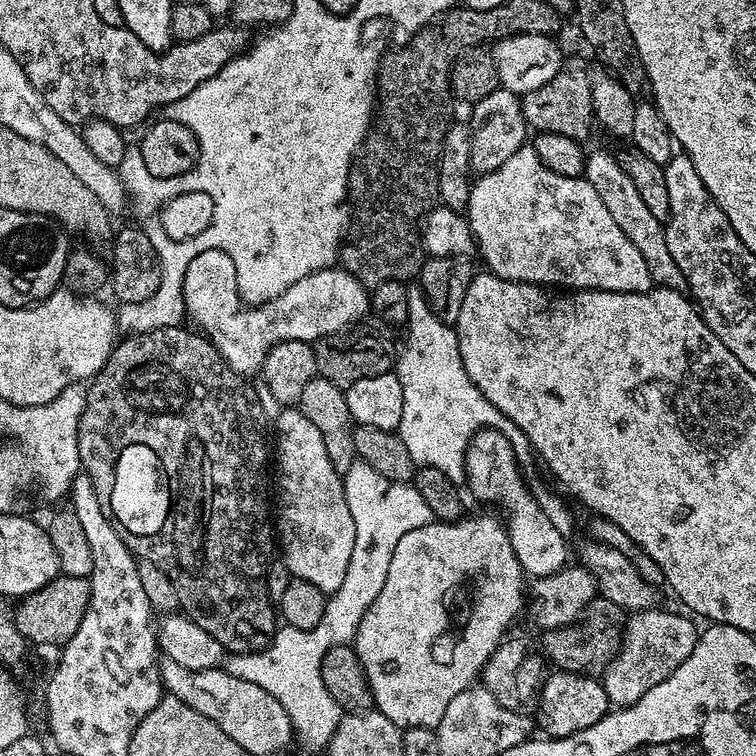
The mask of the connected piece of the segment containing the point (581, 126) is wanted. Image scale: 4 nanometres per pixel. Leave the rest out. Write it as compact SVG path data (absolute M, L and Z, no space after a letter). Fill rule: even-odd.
M572 56L561 63L558 74L546 82L546 86L538 86L538 90L523 93L520 109L524 120L533 133L549 132L562 134L571 140L587 141L591 126L594 126L591 69L580 56Z

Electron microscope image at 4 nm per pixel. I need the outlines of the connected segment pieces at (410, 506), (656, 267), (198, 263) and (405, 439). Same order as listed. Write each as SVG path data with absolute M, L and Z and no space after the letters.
M357 462L350 466L350 470L343 473L344 495L342 497L343 507L346 509L346 516L352 519L352 553L348 556L348 569L344 577L339 577L334 591L328 596L326 614L322 614L322 622L314 626L314 630L298 630L287 626L277 627L275 636L271 637L267 646L259 650L244 650L239 654L232 654L227 657L226 671L242 678L246 682L254 682L254 686L262 686L266 694L278 698L282 710L290 718L295 735L300 736L308 744L323 749L328 739L334 734L338 726L342 709L340 703L326 690L326 682L322 682L322 658L326 650L330 650L336 644L351 645L356 639L356 631L364 612L378 598L382 586L386 586L386 574L390 574L390 562L394 558L394 546L404 535L410 534L410 530L418 530L418 526L426 526L433 523L434 517L430 506L422 499L422 494L411 483L391 480L378 470L374 470L368 464Z
M589 151L584 162L583 179L588 180L590 186L594 186L594 190L598 190L598 198L602 198L602 206L610 210L614 222L618 222L618 227L622 229L622 234L626 234L626 238L630 238L630 242L638 246L638 254L646 258L646 270L650 270L653 285L683 289L684 275L678 270L678 262L670 258L670 250L666 246L664 237L664 224L658 218L654 218L654 214L650 214L646 202L642 202L642 194L638 194L638 186L634 186L630 174L622 170L615 155L611 151L609 153Z
M202 250L184 275L184 307L189 317L196 319L195 327L211 340L225 360L235 372L241 376L251 377L251 372L259 373L264 367L266 354L276 345L287 340L307 340L319 342L327 337L343 333L351 324L356 324L370 312L370 292L364 285L345 272L343 267L323 268L290 286L278 298L268 300L264 304L242 306L238 278L234 270L234 262L230 254L222 250Z
M412 282L407 290L406 328L408 336L406 346L399 351L394 365L396 377L402 385L403 412L398 435L415 465L419 467L442 470L455 484L465 481L465 454L469 442L481 430L499 430L515 446L525 445L527 440L524 432L516 424L510 422L476 386L466 373L464 359L457 342L455 329L433 314L433 310L421 290L419 283Z

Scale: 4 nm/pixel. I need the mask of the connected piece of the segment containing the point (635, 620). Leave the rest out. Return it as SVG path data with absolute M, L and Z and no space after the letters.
M663 607L647 608L631 613L624 622L624 637L616 657L604 667L602 683L608 695L609 705L616 708L628 708L646 690L654 690L658 682L670 678L694 650L698 628L695 628L684 616L676 612L663 612Z

